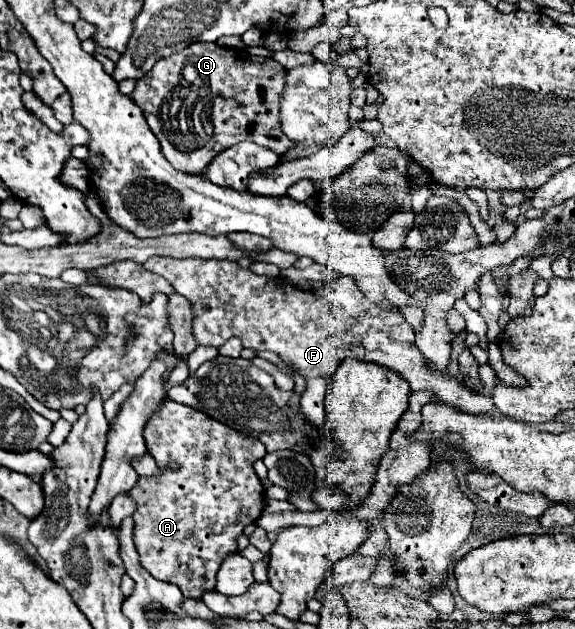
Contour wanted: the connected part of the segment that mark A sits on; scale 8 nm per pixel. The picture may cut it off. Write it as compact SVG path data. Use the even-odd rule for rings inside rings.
M168 401L150 417L150 423L144 427L144 439L148 453L156 459L160 475L140 477L138 487L130 491L138 509L132 515L136 529L134 541L140 553L140 565L156 579L174 583L182 589L186 599L202 601L206 591L214 591L216 573L226 559L226 555L238 553L236 537L242 529L256 521L264 507L264 487L254 473L254 461L266 455L266 447L258 439L242 439L234 429L226 427L220 421L210 419L198 409L184 407L180 403ZM170 461L180 463L178 471L170 471L166 465Z

